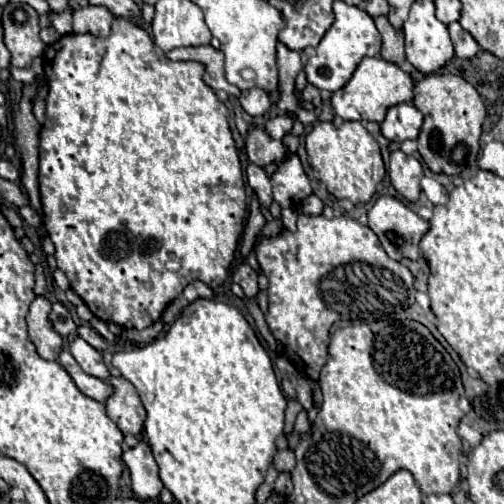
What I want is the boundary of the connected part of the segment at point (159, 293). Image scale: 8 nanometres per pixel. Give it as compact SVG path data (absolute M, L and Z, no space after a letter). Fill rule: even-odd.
M126 18L114 20L112 32L106 40L92 34L64 34L58 42L46 48L42 60L48 96L46 122L40 132L40 198L50 240L56 246L56 264L60 270L64 270L70 280L70 288L86 302L94 316L104 322L114 322L122 328L144 330L162 316L164 308L184 290L188 282L202 280L210 288L218 288L228 278L228 268L234 260L246 216L244 178L238 150L228 126L228 108L214 96L214 90L204 84L202 64L172 62L158 56L148 32Z

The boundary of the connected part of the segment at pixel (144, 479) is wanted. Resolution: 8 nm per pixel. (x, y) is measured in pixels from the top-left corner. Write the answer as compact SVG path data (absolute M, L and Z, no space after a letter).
M138 442L136 448L128 448L122 456L132 474L132 490L138 500L158 500L164 484L158 476L158 464L146 442Z

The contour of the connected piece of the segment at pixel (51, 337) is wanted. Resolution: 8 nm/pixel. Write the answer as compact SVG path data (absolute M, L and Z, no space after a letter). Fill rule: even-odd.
M36 296L34 302L30 304L30 312L26 320L28 320L30 340L34 342L38 354L46 360L56 360L64 340L50 324L50 318L48 318L50 310L52 310L52 304L44 296Z

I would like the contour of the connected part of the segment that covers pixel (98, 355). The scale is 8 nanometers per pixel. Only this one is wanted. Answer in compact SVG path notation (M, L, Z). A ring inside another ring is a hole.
M80 336L74 338L74 342L70 344L70 352L76 358L76 362L82 366L82 370L90 376L96 376L100 380L106 380L110 376L108 366L102 360L102 352L98 352L96 348L92 348L86 340L82 340Z

